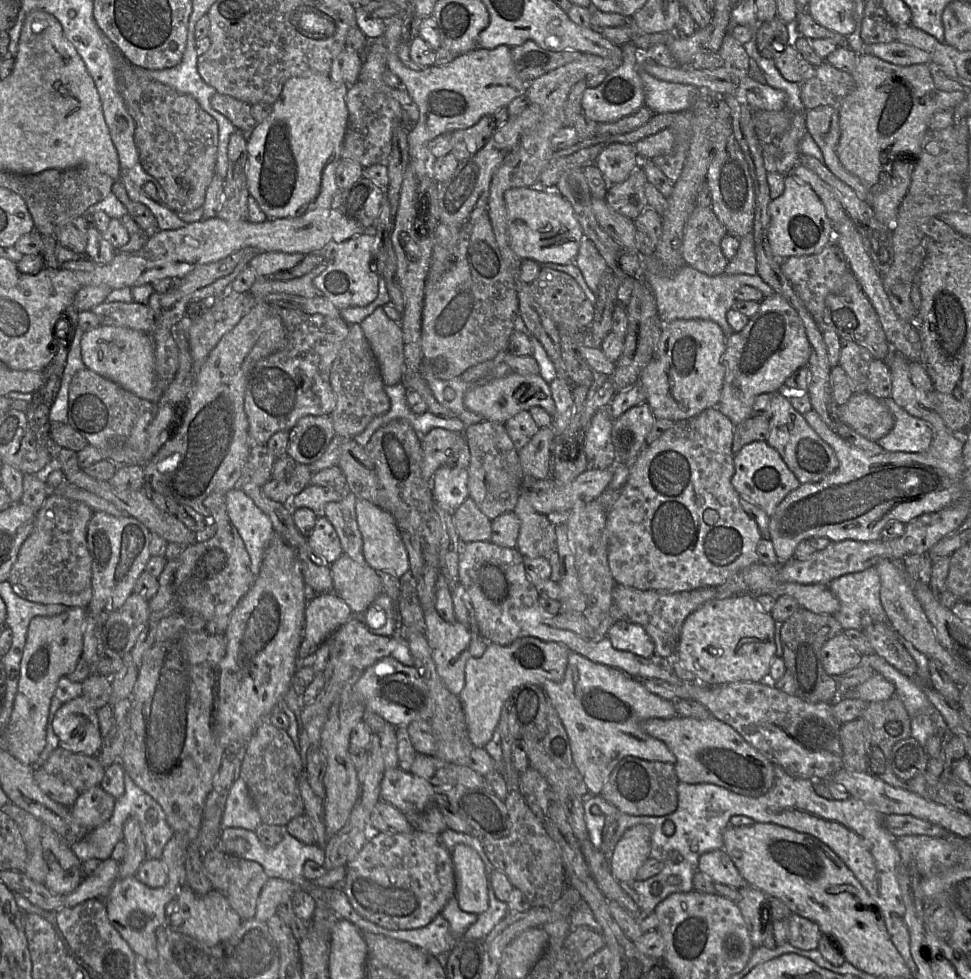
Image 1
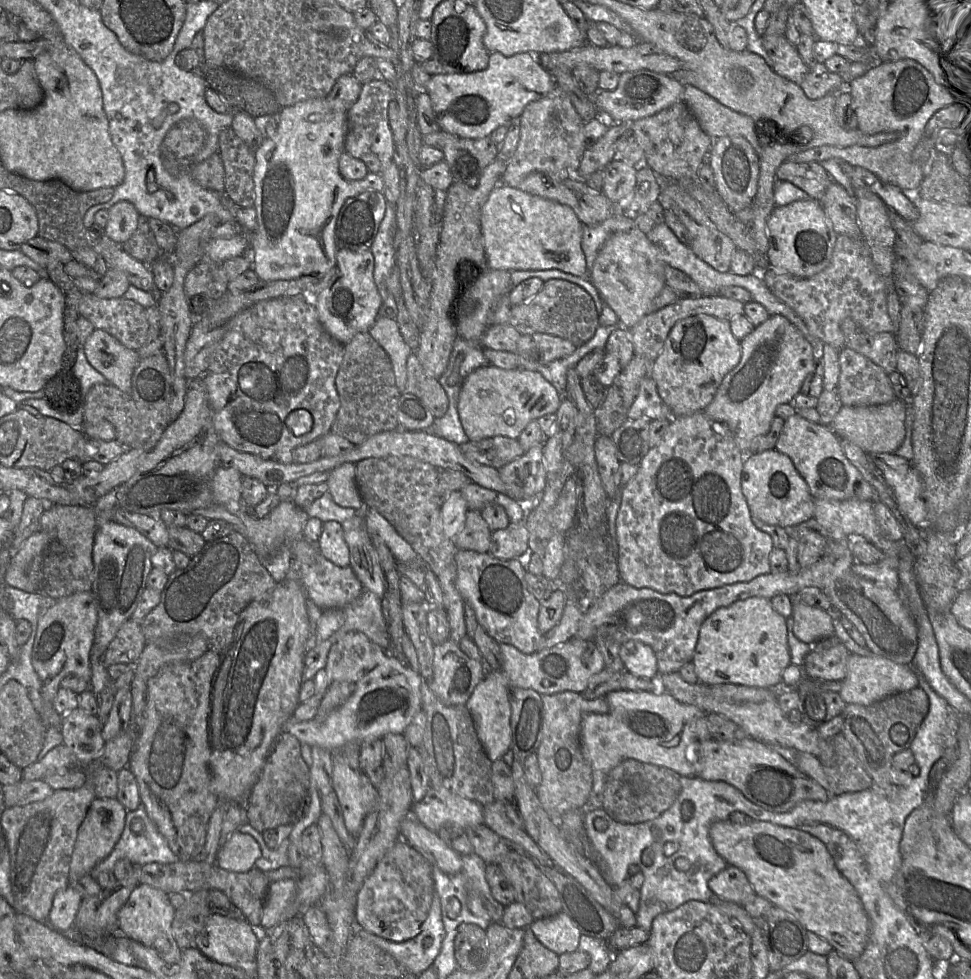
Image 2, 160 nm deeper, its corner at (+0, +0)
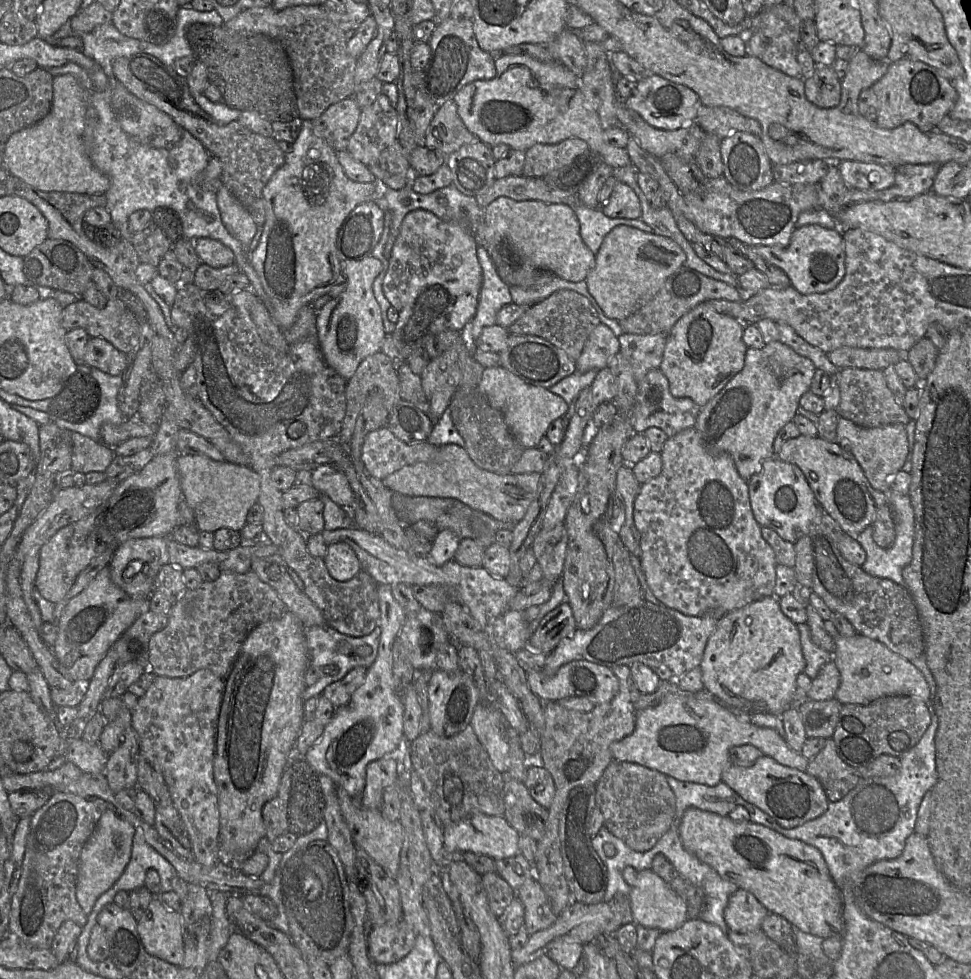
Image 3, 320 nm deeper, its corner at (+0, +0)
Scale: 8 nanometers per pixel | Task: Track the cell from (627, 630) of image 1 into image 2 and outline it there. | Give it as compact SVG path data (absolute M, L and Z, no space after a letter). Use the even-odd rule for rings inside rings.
M630 640L620 644L619 655L625 669L634 676L648 680L658 676L657 660L650 646Z

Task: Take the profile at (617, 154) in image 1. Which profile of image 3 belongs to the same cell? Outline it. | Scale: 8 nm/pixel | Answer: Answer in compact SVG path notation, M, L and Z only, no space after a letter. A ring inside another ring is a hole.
M617 181L610 199L600 205L609 218L641 219L642 207L639 197L627 184Z

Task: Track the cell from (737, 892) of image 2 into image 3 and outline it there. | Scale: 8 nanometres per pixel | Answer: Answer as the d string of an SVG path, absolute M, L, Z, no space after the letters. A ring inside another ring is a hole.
M738 888L729 898L724 910L728 928L739 933L761 929L769 911L750 892Z

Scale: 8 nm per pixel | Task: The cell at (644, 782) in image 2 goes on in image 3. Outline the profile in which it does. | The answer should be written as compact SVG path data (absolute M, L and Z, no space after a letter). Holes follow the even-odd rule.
M612 760L596 783L596 802L602 811L604 825L634 851L652 849L674 821L675 795L666 777L637 763Z

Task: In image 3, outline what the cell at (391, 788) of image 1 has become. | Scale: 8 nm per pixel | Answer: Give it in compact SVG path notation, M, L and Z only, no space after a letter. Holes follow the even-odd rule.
M474 813L443 828L444 848L448 855L462 854L467 851L484 854L494 860L505 859L518 854L520 852L519 836L520 834L505 817L489 816L483 813Z

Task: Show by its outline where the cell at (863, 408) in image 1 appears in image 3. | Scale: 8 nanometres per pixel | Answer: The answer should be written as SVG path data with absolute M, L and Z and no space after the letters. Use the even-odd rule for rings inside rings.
M839 417L836 443L853 455L873 489L885 494L891 491L890 479L902 470L908 453L908 436L903 424L864 428Z

